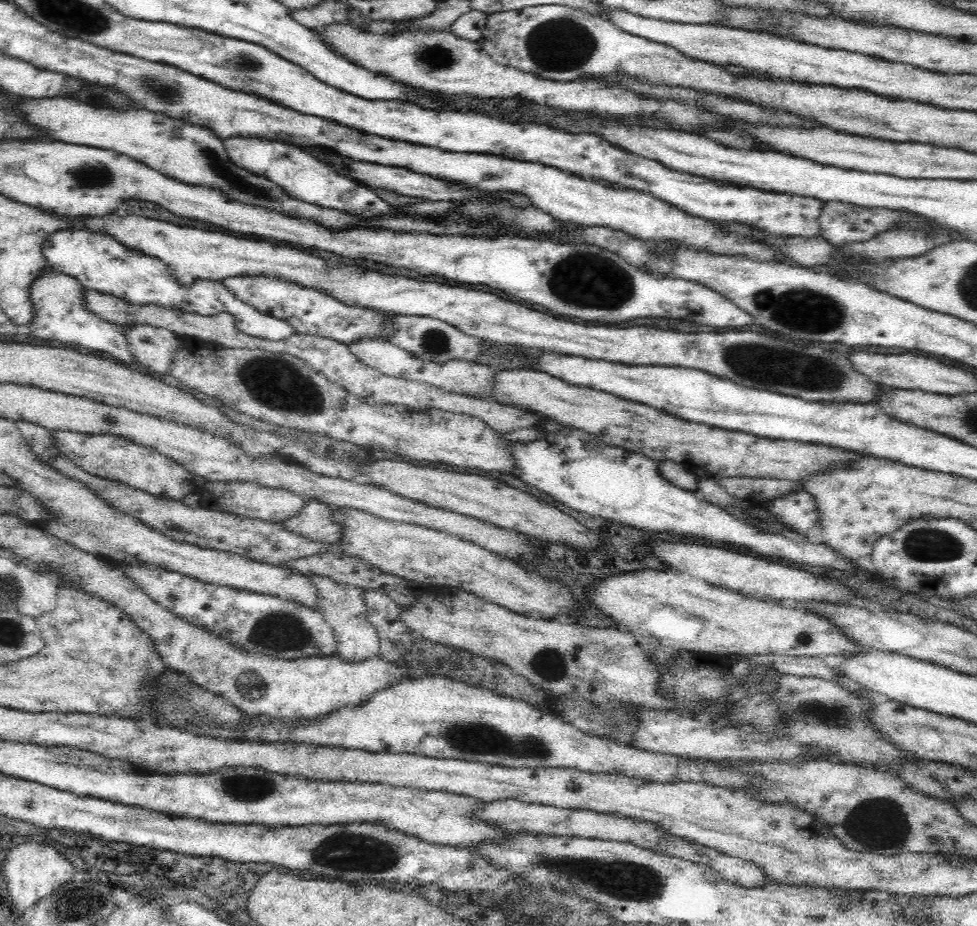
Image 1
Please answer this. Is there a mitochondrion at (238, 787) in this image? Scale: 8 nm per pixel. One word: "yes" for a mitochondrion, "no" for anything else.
yes

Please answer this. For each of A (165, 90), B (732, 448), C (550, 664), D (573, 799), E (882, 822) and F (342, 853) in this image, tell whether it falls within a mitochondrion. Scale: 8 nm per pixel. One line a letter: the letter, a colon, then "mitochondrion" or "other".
A: mitochondrion
B: other
C: mitochondrion
D: other
E: mitochondrion
F: mitochondrion

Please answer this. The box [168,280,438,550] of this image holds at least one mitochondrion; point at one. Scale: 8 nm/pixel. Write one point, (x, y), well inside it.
(274, 381)

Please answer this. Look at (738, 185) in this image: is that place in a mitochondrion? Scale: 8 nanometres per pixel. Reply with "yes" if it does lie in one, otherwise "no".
no

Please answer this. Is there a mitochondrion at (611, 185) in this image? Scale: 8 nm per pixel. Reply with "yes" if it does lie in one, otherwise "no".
no

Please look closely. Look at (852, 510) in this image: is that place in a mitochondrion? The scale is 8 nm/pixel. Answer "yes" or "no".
no

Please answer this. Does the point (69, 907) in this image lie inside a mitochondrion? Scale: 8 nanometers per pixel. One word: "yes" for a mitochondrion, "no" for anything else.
yes

